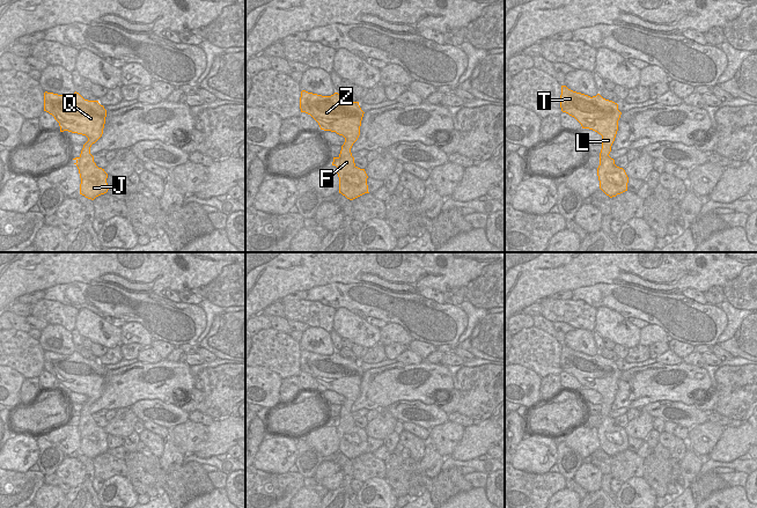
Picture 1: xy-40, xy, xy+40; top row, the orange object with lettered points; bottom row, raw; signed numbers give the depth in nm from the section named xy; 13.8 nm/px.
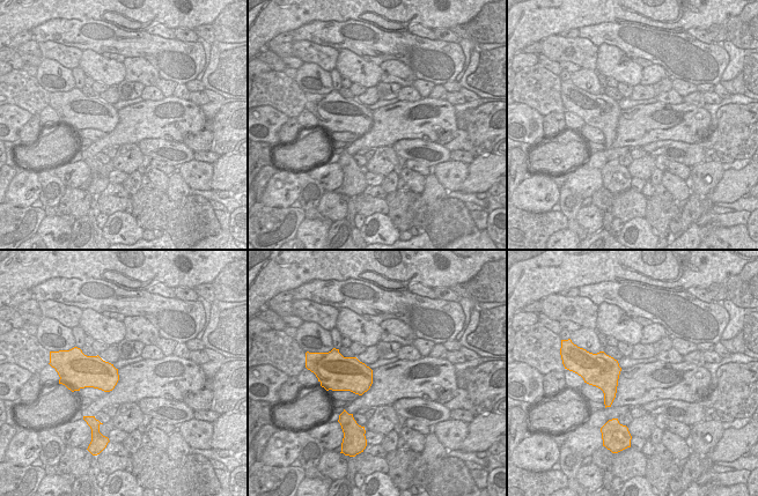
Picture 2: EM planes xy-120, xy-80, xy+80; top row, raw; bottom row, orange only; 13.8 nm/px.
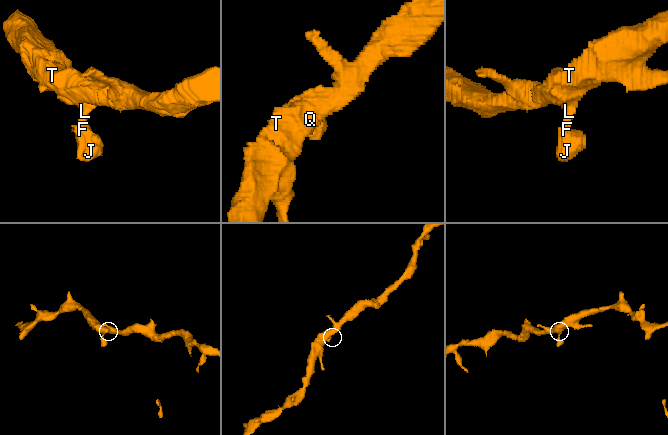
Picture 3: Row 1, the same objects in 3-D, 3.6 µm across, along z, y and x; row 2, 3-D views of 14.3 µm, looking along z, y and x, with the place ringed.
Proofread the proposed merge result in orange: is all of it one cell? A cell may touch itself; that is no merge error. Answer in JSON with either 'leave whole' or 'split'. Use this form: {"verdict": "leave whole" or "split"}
{"verdict": "leave whole"}

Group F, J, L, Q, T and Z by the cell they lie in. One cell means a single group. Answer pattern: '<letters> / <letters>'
F J L Q T Z

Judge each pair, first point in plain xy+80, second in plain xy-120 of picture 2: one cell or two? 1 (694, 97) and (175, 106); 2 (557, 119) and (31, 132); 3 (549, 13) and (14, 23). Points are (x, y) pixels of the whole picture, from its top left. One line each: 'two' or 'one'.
1: two
2: one
3: one

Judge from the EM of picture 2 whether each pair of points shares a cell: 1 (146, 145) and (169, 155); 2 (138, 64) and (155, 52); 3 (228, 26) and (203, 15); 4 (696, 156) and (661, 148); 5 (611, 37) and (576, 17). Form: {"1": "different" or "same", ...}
{"1": "same", "2": "different", "3": "different", "4": "same", "5": "different"}

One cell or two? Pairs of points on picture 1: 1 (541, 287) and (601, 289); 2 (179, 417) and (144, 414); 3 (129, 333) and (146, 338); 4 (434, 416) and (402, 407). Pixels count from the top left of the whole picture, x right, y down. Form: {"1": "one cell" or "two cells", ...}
{"1": "two cells", "2": "one cell", "3": "one cell", "4": "one cell"}

